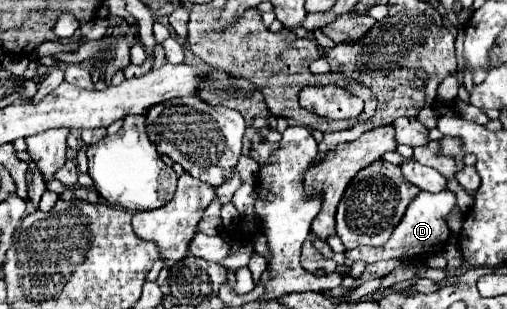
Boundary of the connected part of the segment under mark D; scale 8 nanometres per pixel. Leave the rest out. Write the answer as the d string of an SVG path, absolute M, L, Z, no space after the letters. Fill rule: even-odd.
M444 189L440 193L428 193L428 191L420 191L412 203L408 205L404 219L400 221L400 225L396 227L396 231L392 233L392 237L388 239L386 245L382 247L356 247L352 251L346 251L346 257L352 261L364 261L364 263L374 263L380 259L424 259L426 255L438 253L446 247L450 229L446 225L446 215L452 211L452 207L456 205L456 193Z

